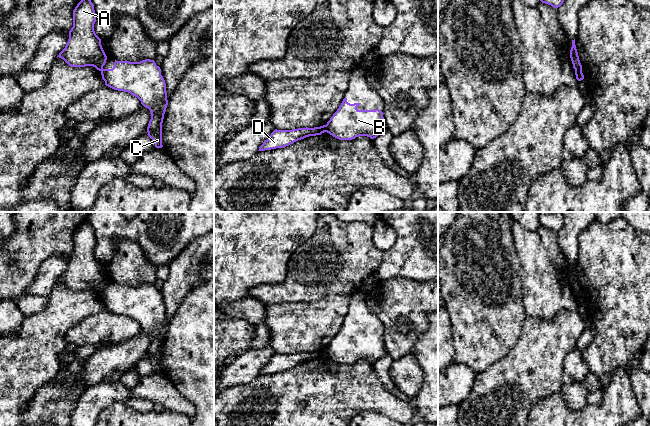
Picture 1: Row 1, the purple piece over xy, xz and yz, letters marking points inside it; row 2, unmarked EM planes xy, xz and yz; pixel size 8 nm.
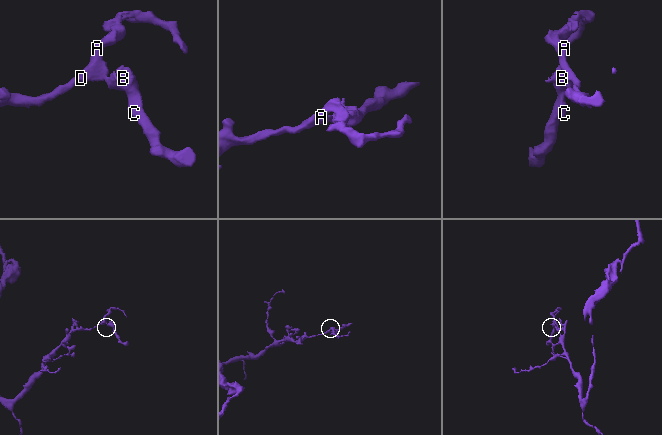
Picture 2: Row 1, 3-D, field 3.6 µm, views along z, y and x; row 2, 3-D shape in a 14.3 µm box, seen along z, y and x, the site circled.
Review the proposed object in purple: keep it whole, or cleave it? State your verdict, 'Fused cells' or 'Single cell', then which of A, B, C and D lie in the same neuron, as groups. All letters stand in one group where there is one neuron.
Fused cells. Groups: A D / B C

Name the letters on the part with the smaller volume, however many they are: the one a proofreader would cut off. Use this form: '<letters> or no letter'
B, C

